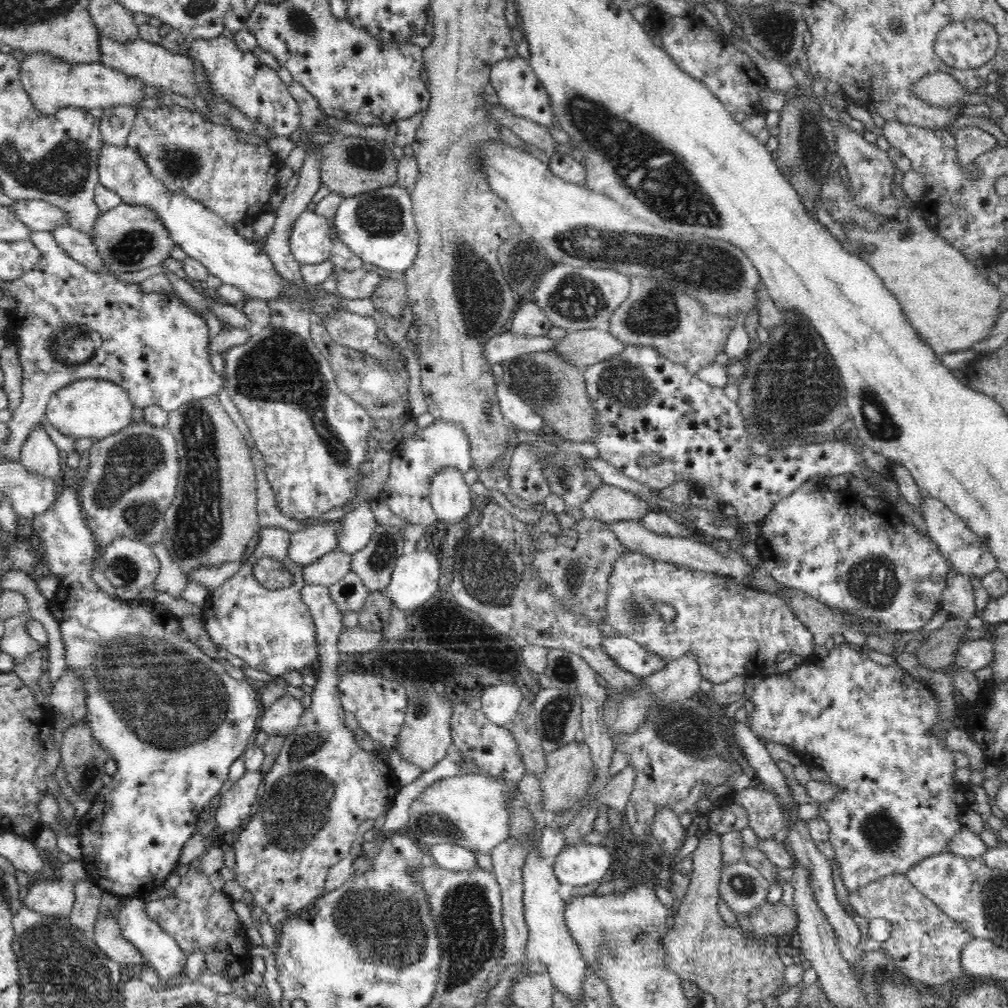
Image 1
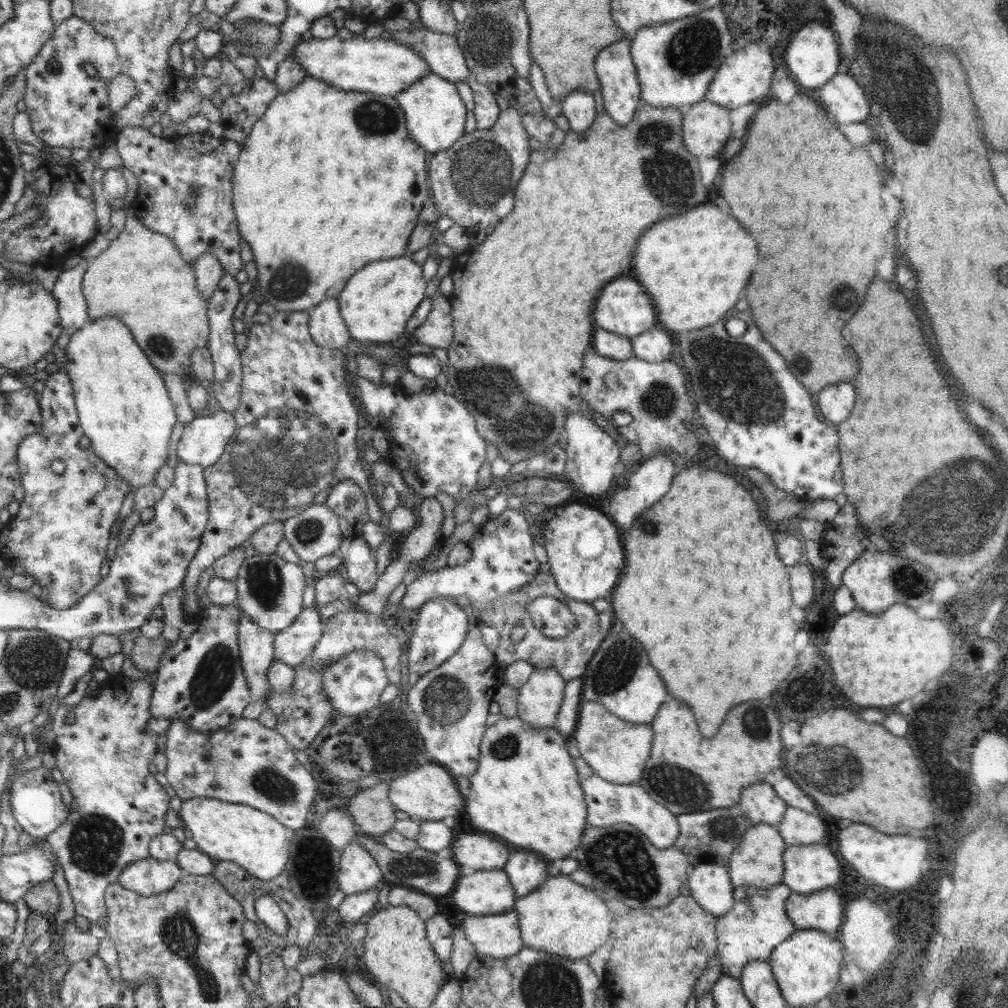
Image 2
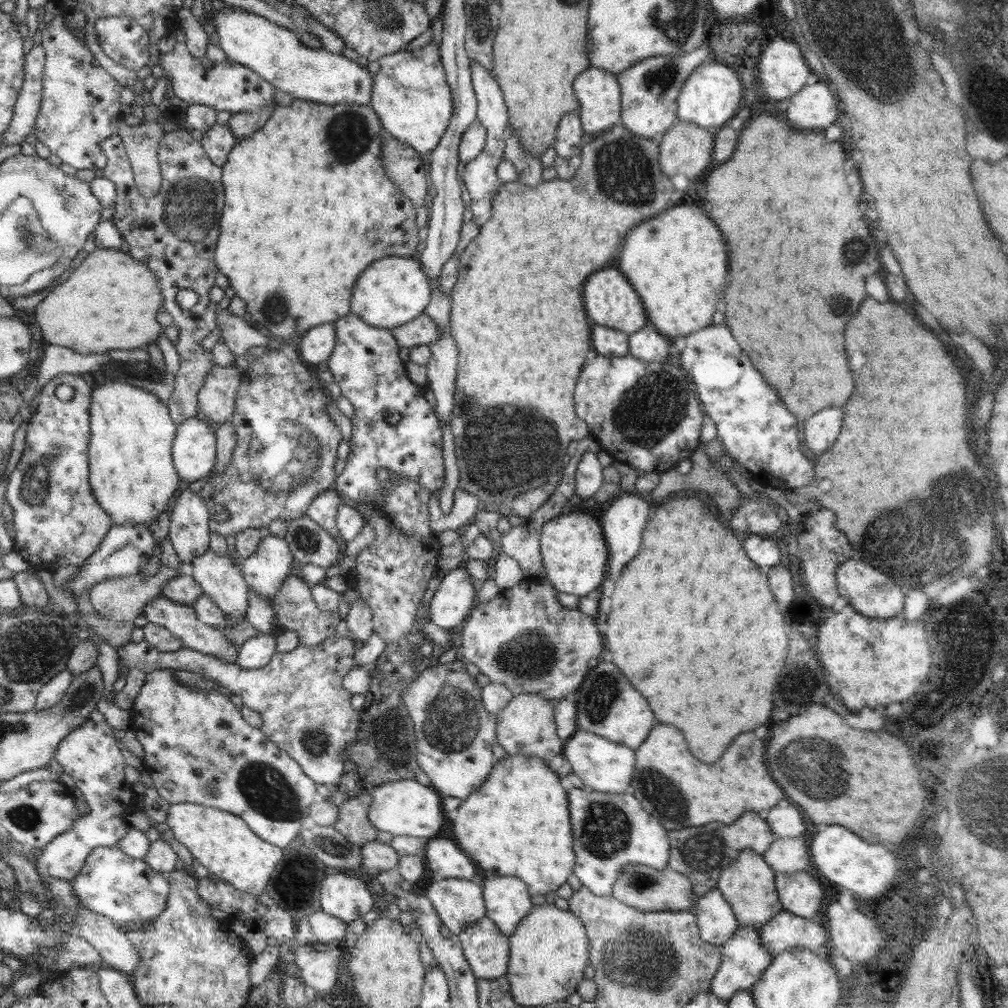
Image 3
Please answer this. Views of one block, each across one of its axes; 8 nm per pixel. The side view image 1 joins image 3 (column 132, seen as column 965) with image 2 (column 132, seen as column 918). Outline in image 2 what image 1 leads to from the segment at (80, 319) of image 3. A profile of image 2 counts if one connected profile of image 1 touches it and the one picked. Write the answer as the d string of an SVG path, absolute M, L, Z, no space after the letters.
M128 210L124 229L114 236L108 249L89 262L82 279L82 294L91 320L117 316L132 330L136 344L145 351L148 360L164 373L192 373L191 352L209 345L208 303L197 288L192 262L186 262L174 241L159 232L152 232L132 210Z

